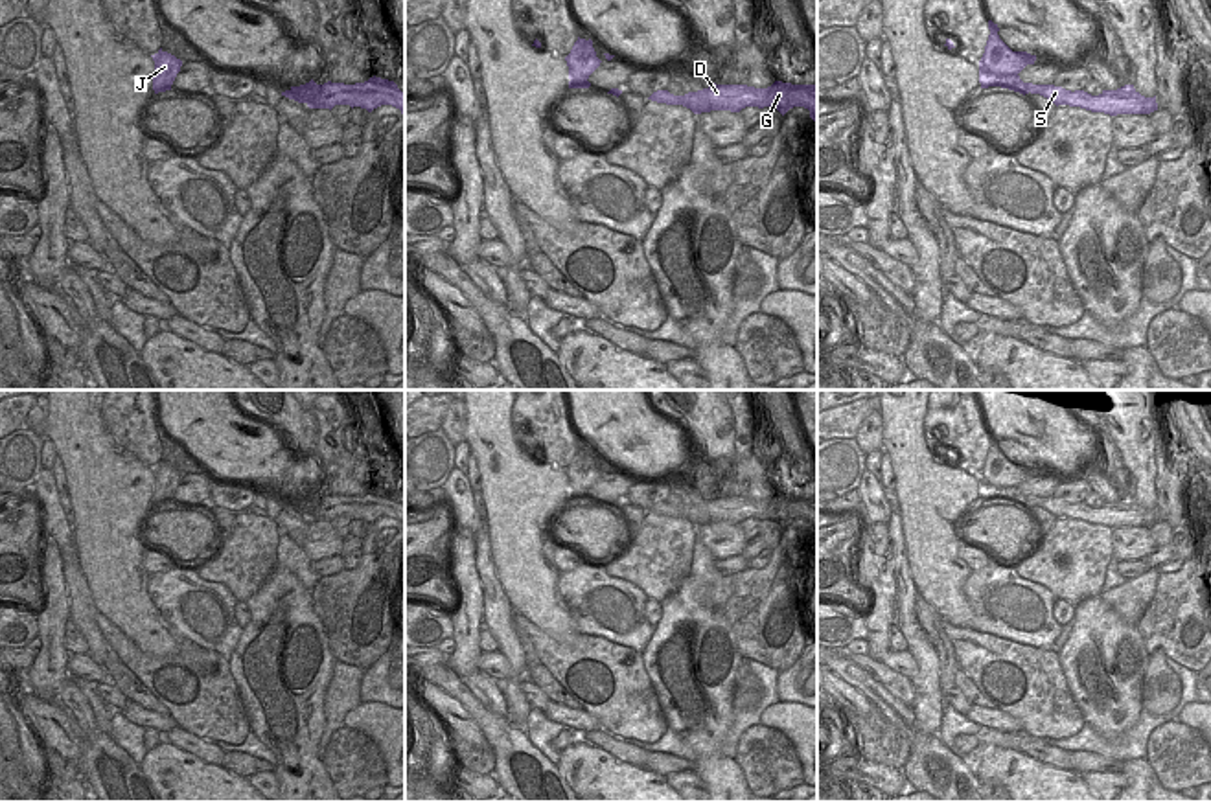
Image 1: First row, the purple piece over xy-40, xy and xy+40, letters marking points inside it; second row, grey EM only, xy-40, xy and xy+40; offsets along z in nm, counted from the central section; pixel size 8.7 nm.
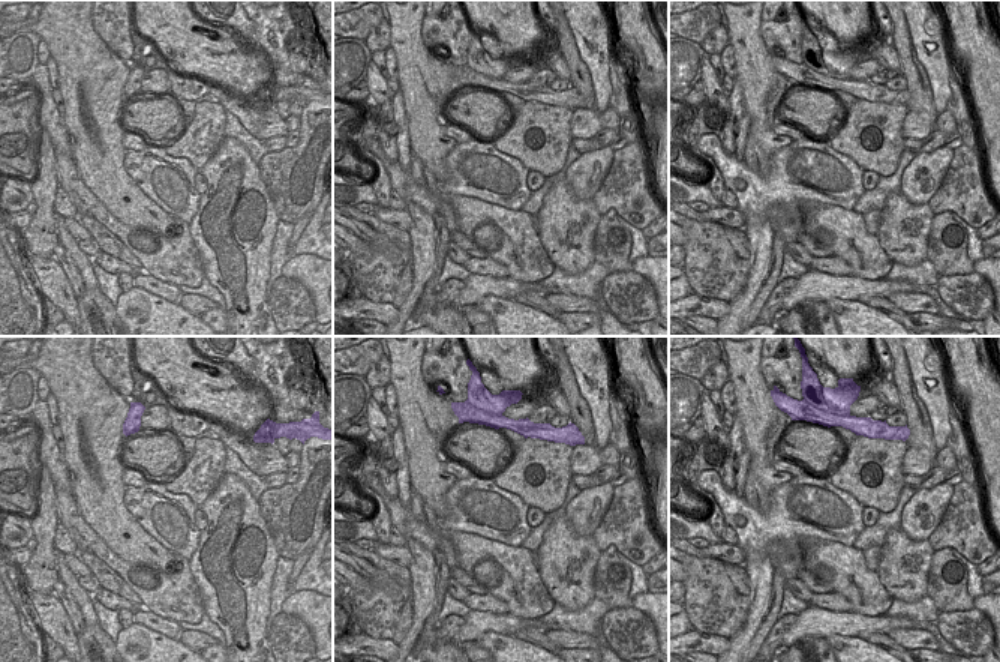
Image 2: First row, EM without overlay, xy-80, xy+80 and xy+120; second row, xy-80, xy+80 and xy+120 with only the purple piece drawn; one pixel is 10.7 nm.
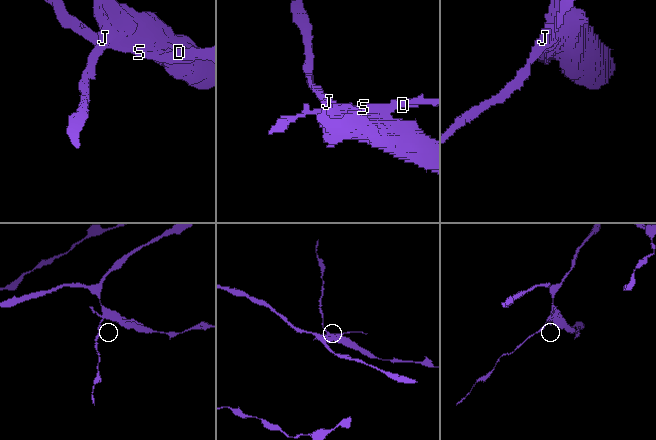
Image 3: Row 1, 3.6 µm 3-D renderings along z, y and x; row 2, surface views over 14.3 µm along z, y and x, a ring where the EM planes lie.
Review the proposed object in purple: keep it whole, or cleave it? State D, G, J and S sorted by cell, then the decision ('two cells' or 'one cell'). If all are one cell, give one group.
D G S / J | two cells

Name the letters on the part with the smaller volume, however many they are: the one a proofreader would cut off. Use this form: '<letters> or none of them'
D, G, S

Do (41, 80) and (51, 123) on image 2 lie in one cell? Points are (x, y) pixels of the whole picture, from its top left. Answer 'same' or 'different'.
same

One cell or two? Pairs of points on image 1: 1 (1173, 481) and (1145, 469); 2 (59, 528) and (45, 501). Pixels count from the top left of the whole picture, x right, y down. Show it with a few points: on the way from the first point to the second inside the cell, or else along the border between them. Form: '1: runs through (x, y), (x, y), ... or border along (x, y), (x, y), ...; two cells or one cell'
1: border along (1154, 447), (1156, 506); two cells
2: runs through (54, 521), (50, 508); one cell

